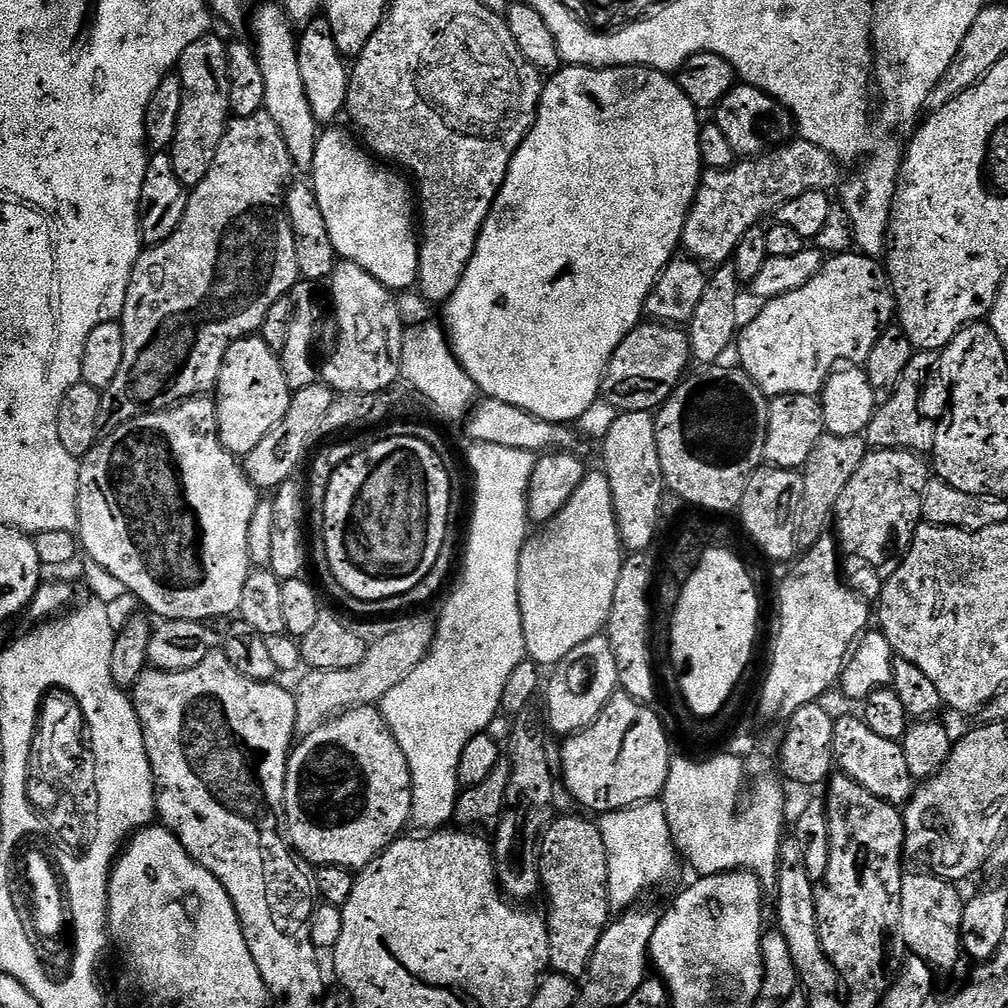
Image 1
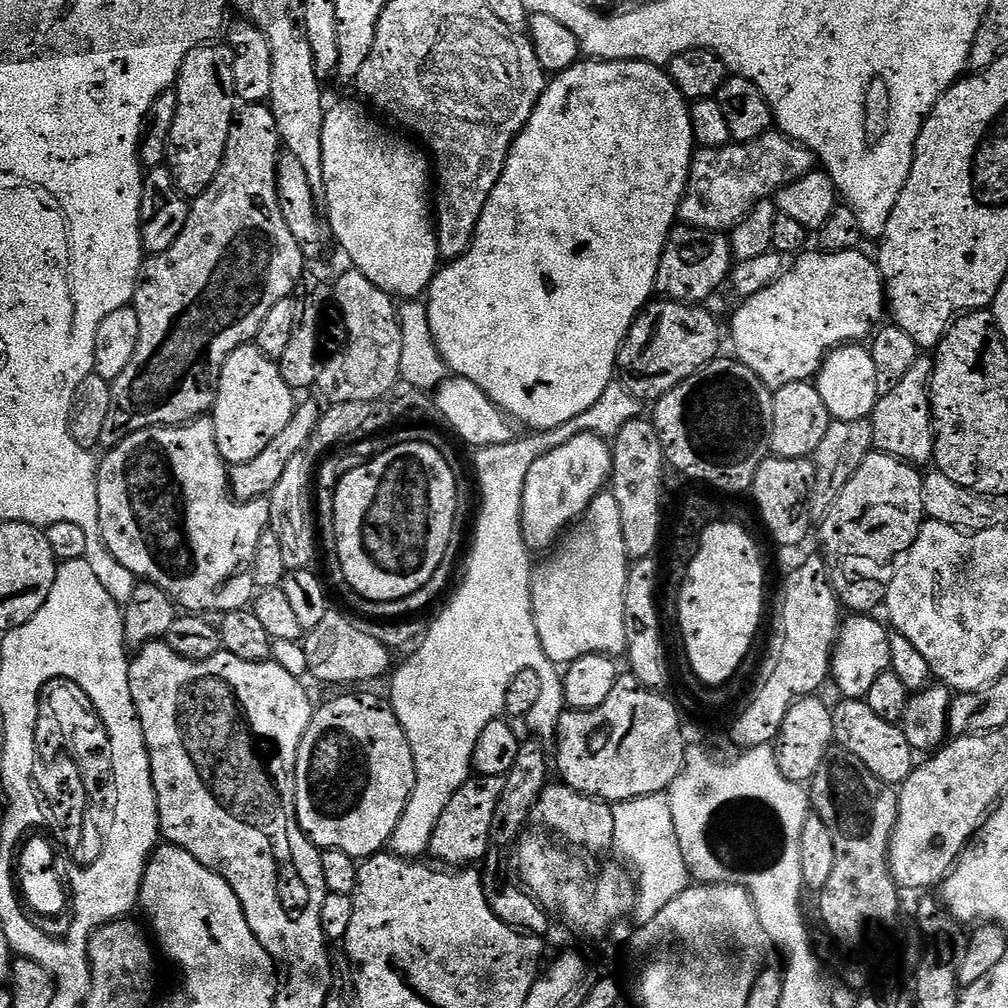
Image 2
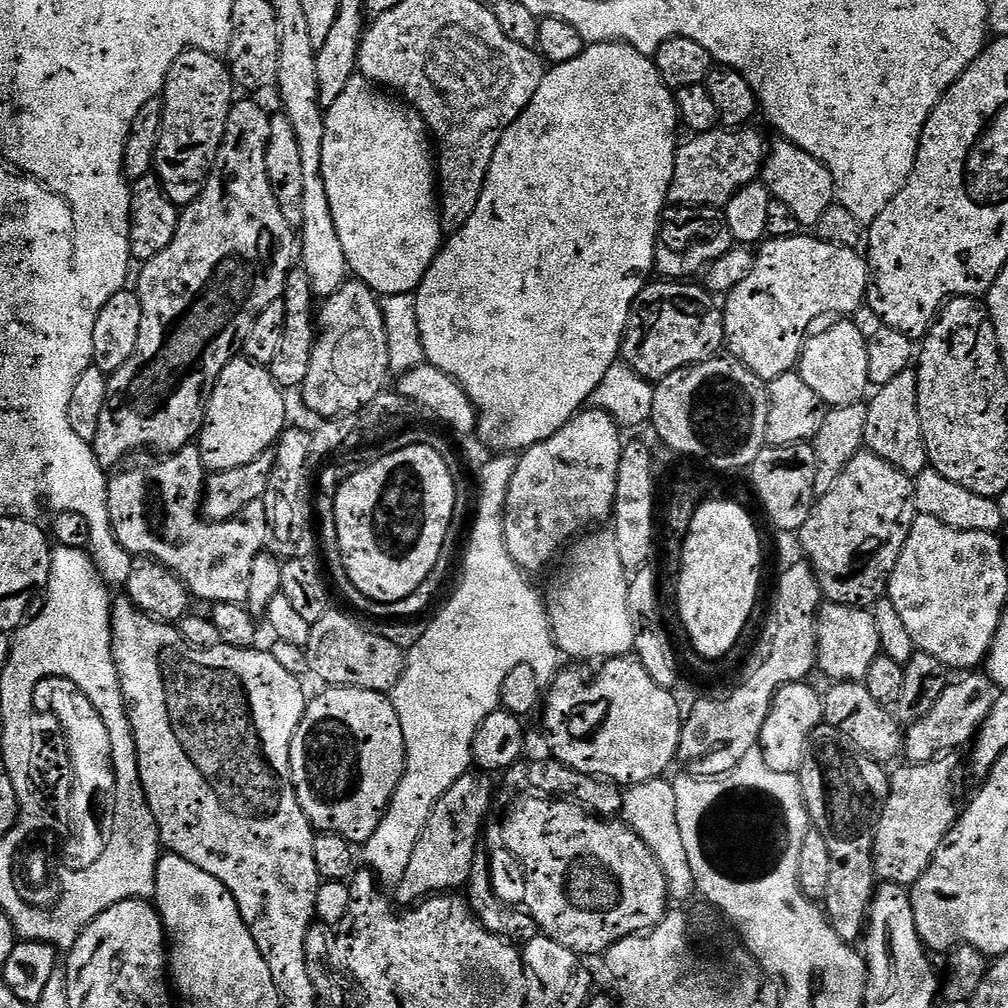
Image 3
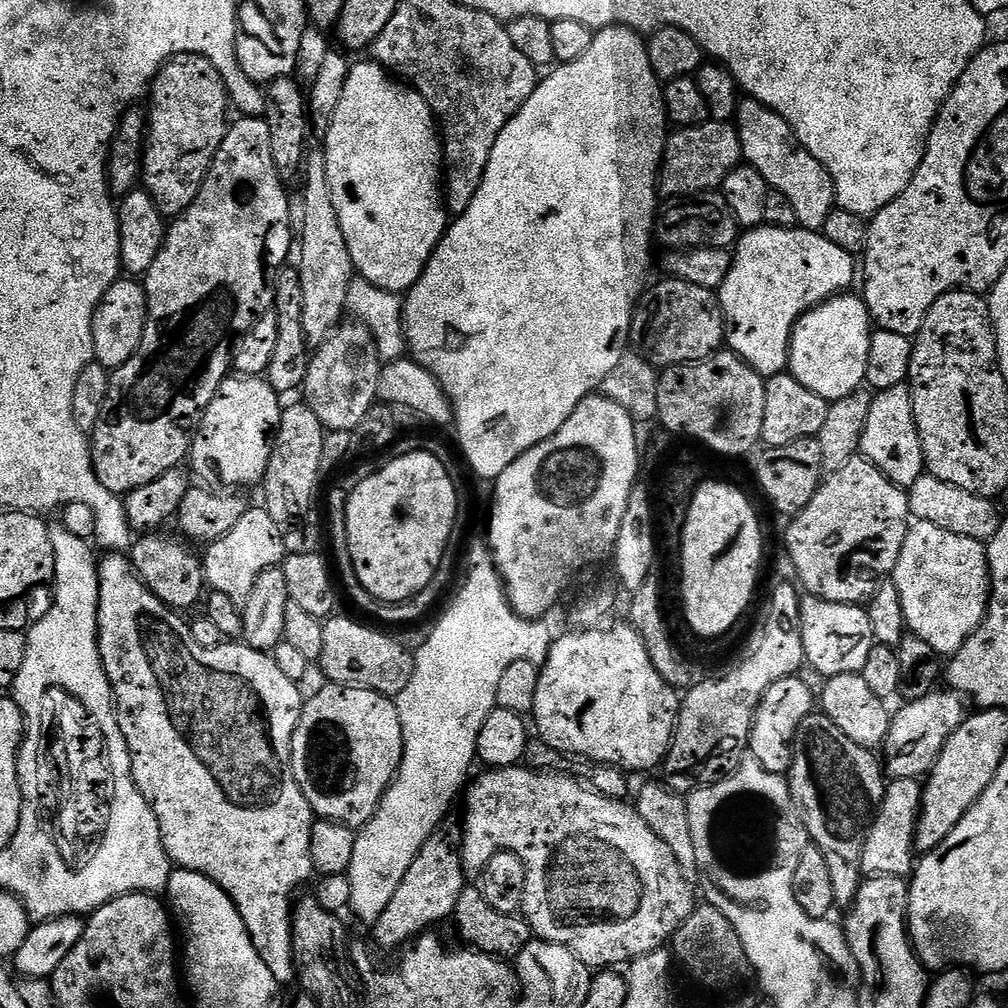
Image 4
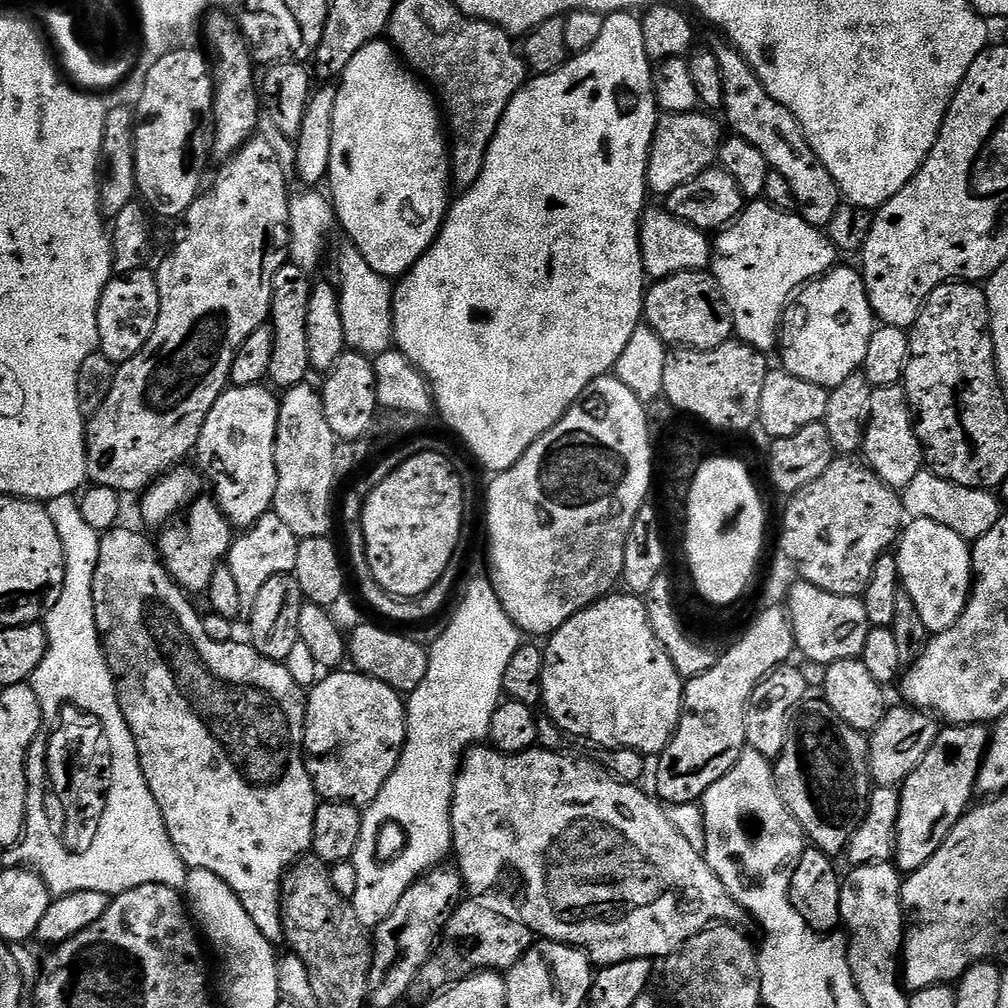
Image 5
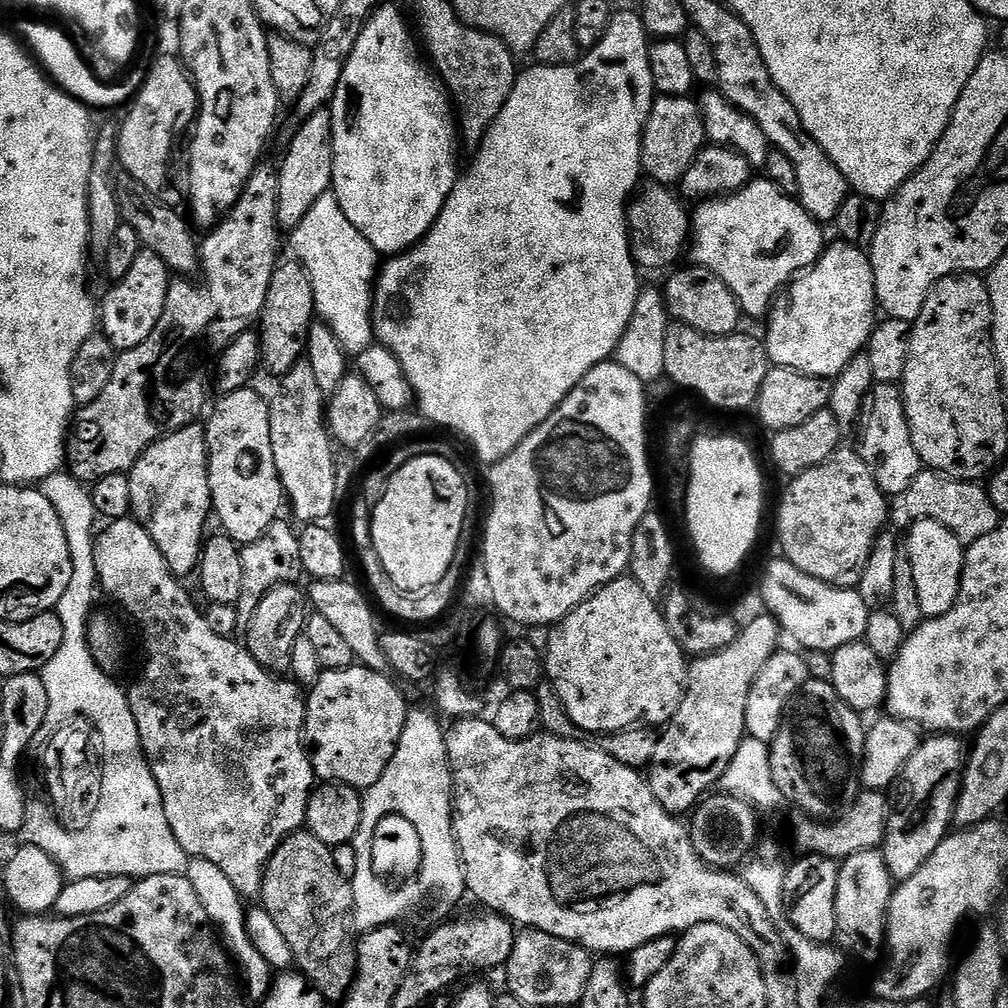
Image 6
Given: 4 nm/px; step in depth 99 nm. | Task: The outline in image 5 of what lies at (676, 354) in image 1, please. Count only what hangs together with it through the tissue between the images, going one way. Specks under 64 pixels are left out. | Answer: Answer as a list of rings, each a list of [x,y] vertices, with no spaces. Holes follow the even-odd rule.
[[[707,271],[675,272],[653,284],[656,285],[653,288],[651,285],[644,297],[643,319],[665,345],[697,348],[705,352],[733,339],[732,315],[728,312],[724,293]]]

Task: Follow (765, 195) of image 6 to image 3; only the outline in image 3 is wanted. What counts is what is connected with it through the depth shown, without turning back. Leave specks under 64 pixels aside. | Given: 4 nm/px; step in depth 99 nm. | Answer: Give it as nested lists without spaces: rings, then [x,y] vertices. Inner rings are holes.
[[[801,234],[799,236],[791,236],[790,238],[778,238],[777,240],[768,238],[759,245],[756,252],[756,261],[754,262],[754,270],[750,270],[750,274],[746,274],[746,278],[742,282],[738,282],[738,286],[734,286],[732,292],[727,293],[726,299],[723,301],[722,311],[724,313],[724,338],[726,341],[726,348],[735,359],[744,363],[754,374],[758,374],[758,378],[764,381],[778,378],[778,374],[786,374],[793,371],[800,363],[800,357],[804,350],[806,343],[806,335],[804,331],[811,326],[815,320],[820,320],[823,316],[832,316],[828,318],[848,318],[860,308],[860,303],[865,300],[870,292],[870,269],[867,259],[859,251],[854,249],[846,249],[840,245],[834,245],[830,242],[817,239],[812,234]]]

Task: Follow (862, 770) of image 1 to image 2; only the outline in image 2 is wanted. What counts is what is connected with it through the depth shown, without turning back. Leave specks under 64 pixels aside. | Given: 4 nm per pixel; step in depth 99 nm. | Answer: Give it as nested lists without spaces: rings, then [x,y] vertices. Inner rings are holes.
[[[845,698],[838,707],[832,710],[834,722],[833,741],[843,751],[849,752],[874,778],[883,784],[899,786],[906,778],[910,778],[914,767],[914,753],[910,742],[906,742],[906,734],[900,724],[886,722],[886,718],[878,718],[874,710],[870,710],[867,699],[850,700]]]

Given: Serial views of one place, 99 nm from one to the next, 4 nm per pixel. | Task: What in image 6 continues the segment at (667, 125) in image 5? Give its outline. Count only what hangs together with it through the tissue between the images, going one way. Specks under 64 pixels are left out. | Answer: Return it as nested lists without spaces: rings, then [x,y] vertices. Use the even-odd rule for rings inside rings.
[[[661,95],[653,99],[644,134],[640,138],[640,163],[649,181],[660,186],[679,185],[680,179],[690,170],[694,158],[706,146],[704,119],[700,105],[688,96]]]

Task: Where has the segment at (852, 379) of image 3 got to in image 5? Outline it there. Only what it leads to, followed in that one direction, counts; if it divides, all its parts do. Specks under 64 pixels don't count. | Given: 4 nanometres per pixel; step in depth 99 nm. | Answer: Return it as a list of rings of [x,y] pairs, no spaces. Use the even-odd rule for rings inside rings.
[[[833,267],[831,272],[804,285],[796,293],[794,303],[784,310],[778,337],[778,353],[784,359],[783,371],[798,378],[806,378],[806,382],[821,384],[829,390],[837,388],[842,382],[846,382],[846,378],[857,375],[863,369],[866,350],[870,350],[870,338],[874,331],[874,313],[863,275],[857,269],[855,272],[852,268],[840,267]]]

